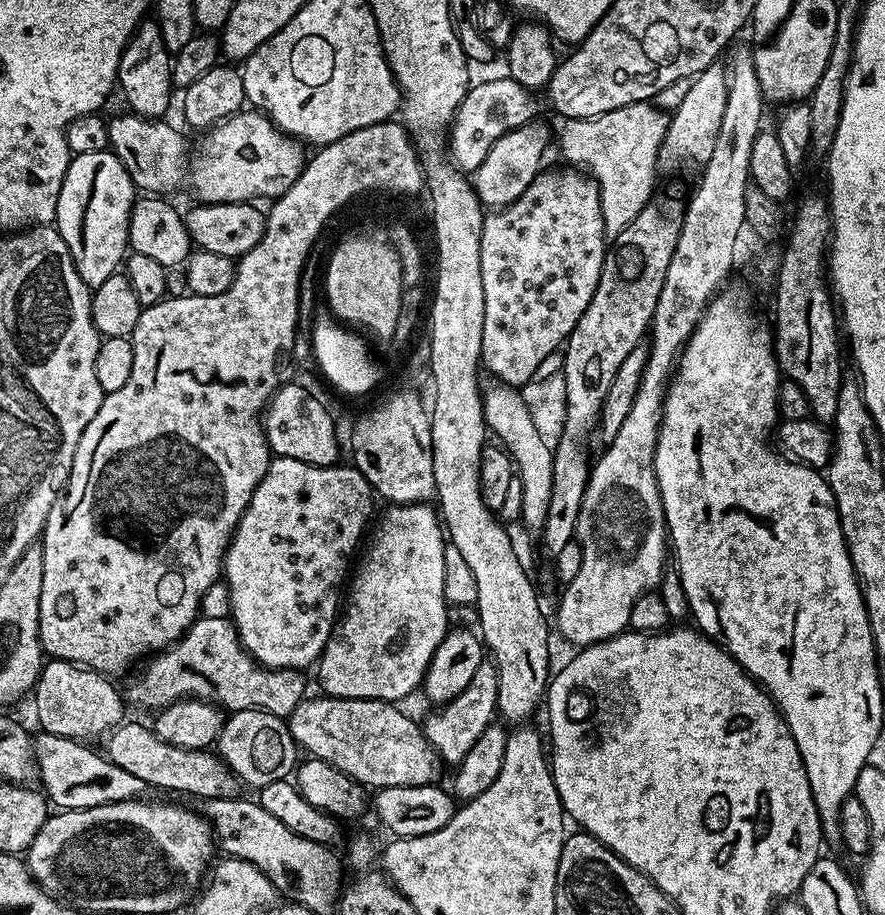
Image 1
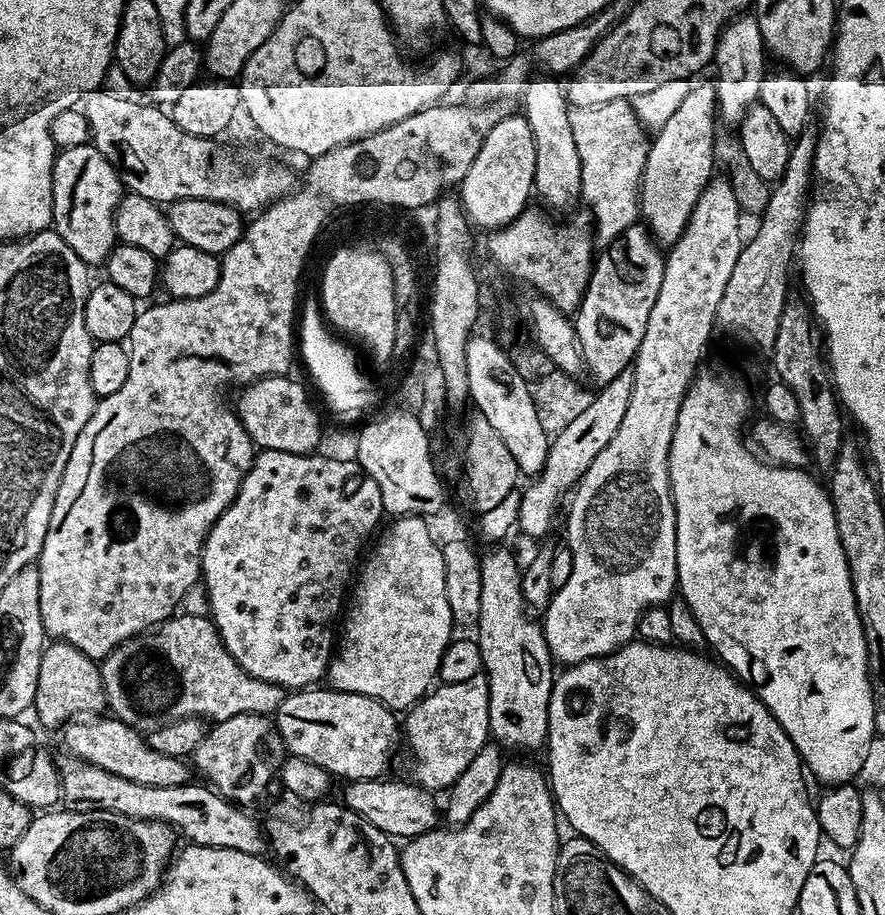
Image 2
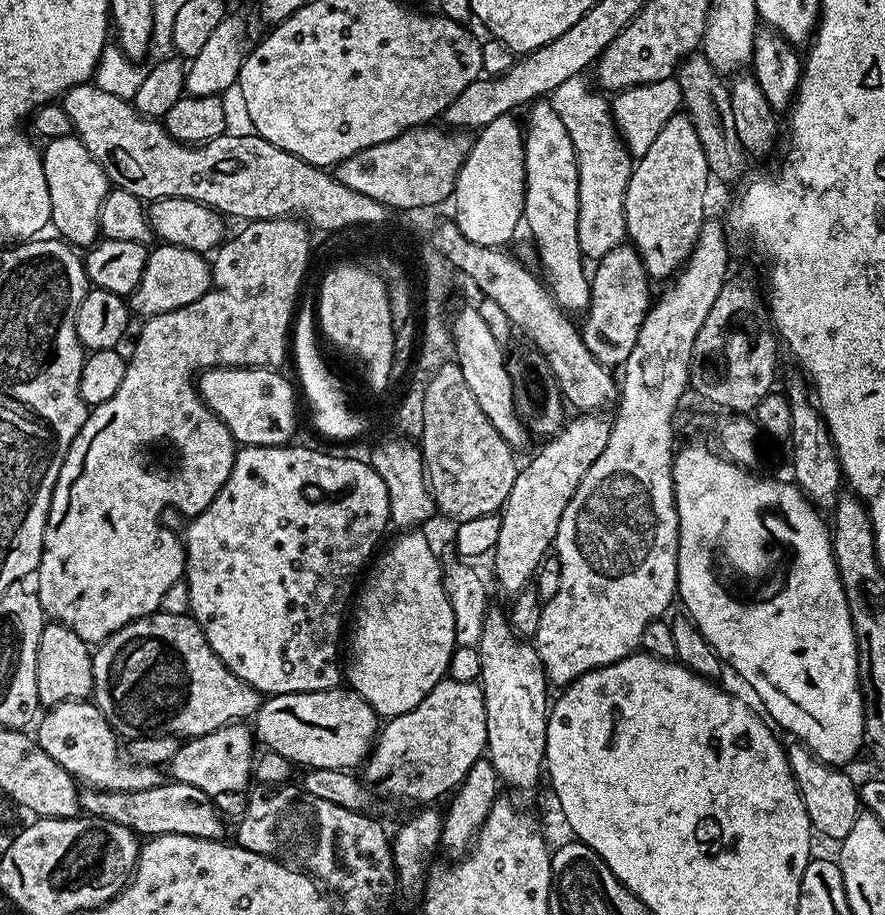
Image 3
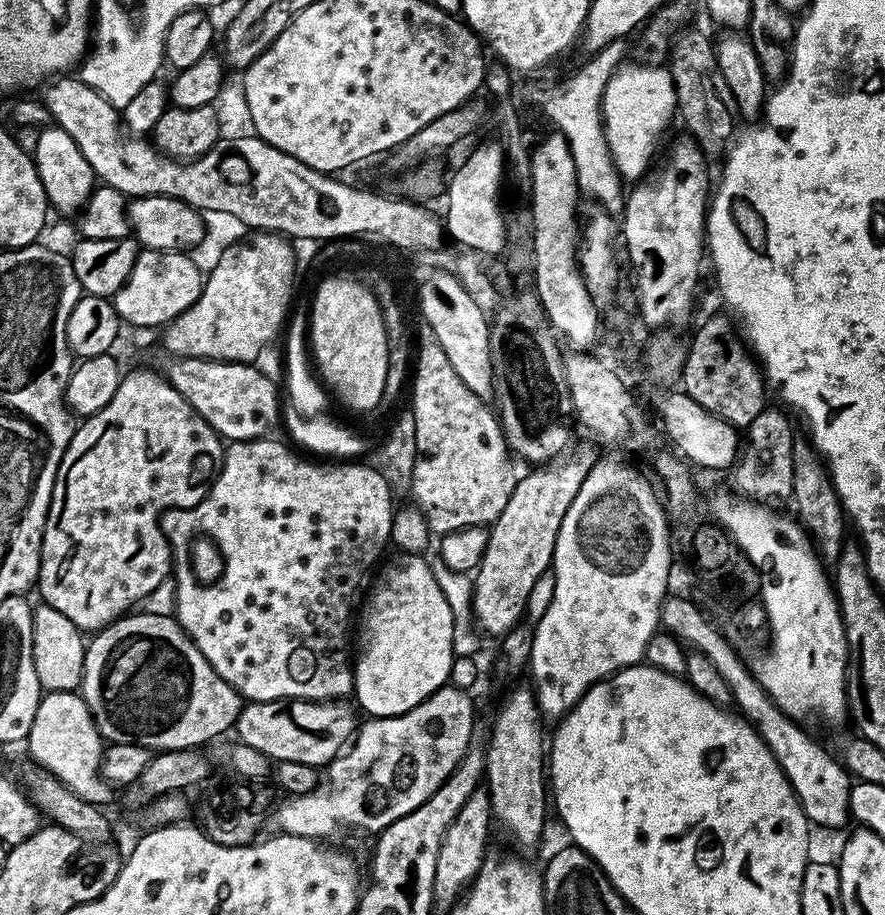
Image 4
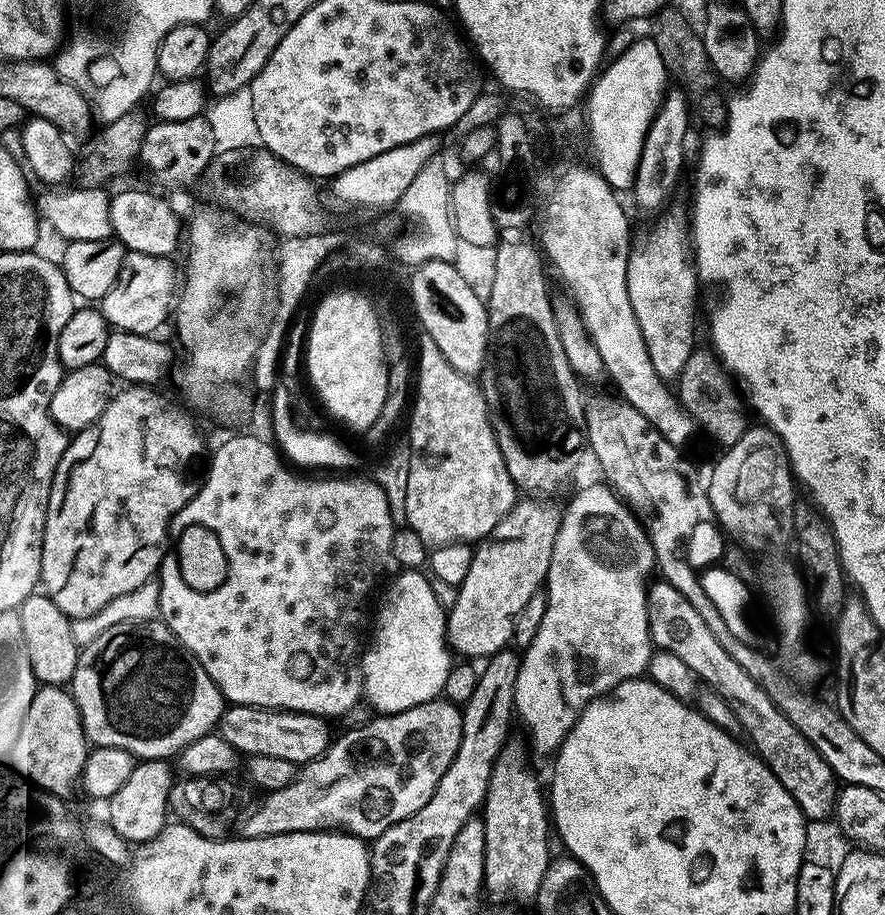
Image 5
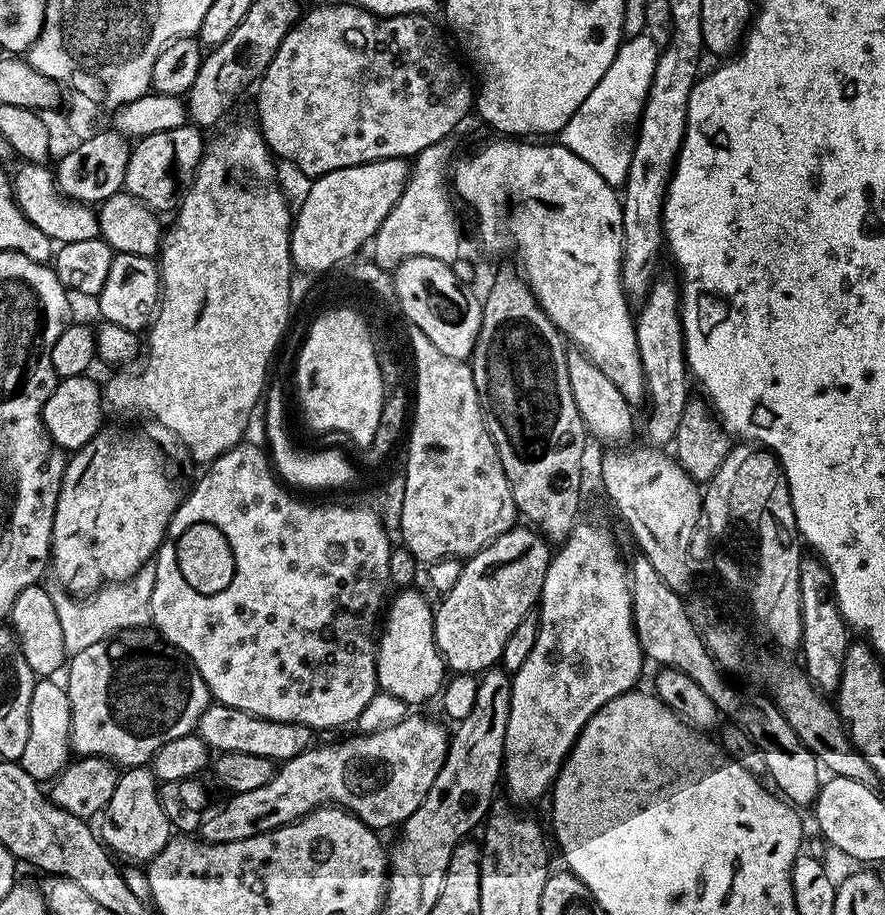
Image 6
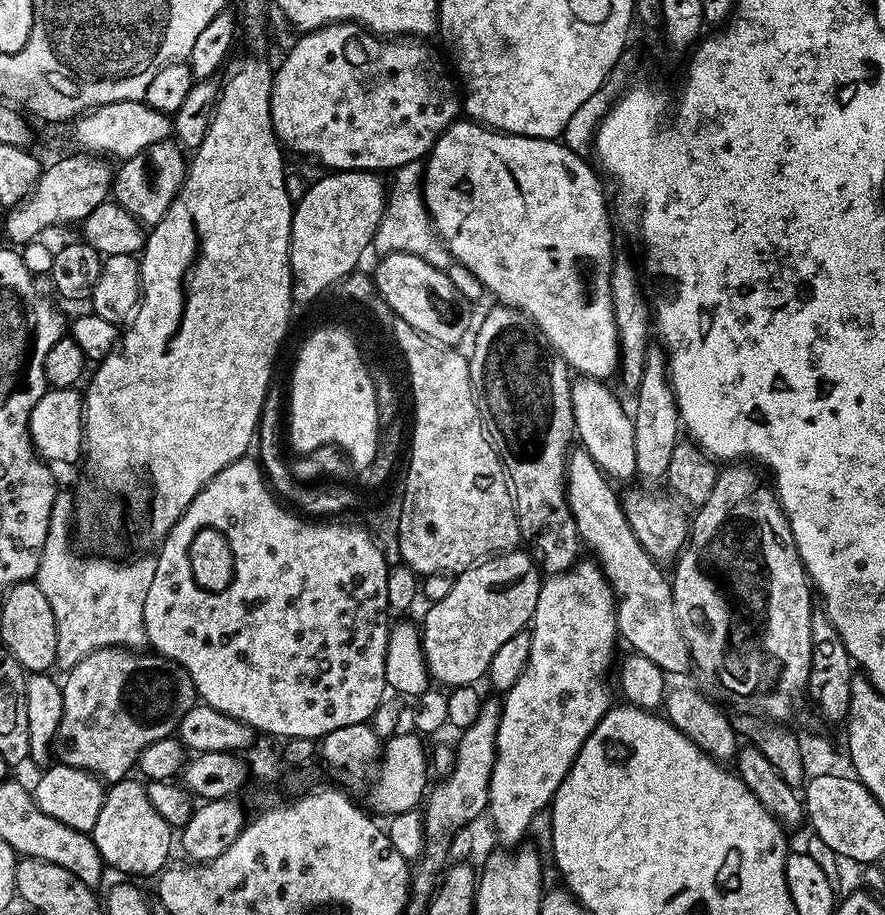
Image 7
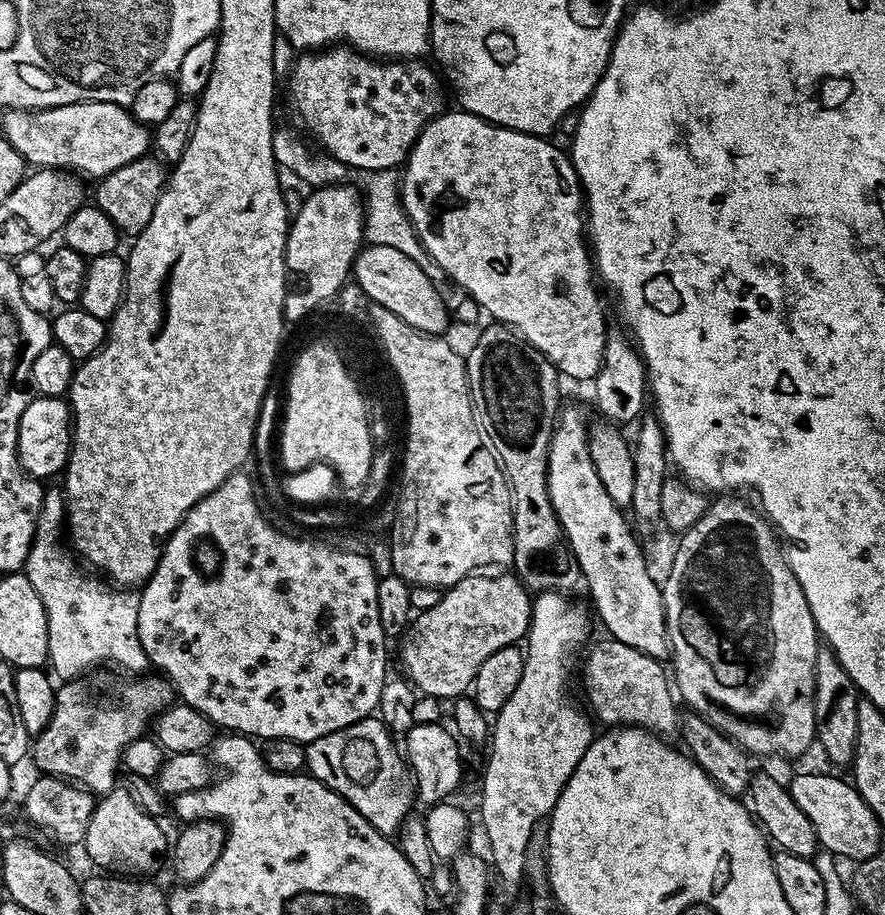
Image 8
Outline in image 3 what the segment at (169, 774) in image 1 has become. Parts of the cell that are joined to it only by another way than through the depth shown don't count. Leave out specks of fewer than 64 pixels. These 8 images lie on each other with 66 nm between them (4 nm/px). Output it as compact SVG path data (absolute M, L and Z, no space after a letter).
M67 700L49 707L44 717L39 717L34 728L36 741L75 778L81 785L98 788L102 792L133 792L150 790L162 783L159 767L129 762L122 755L122 744L116 731L106 722L106 718L88 700Z

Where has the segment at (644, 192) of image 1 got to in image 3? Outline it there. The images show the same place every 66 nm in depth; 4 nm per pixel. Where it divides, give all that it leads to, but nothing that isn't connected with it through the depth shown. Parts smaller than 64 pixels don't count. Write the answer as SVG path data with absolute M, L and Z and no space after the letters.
M583 75L566 78L562 86L550 94L550 103L566 125L566 134L574 142L578 158L578 242L580 254L589 261L600 260L610 250L625 243L628 227L624 217L626 186L634 167L633 157L621 139L613 120L610 100L603 91L592 92Z

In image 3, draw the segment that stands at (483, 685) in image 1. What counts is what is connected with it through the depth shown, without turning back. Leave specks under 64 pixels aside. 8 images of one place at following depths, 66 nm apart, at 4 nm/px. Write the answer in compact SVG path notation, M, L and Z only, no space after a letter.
M443 678L437 682L434 688L430 690L413 709L406 710L405 713L391 717L385 724L388 725L386 725L385 728L383 725L383 727L379 729L376 743L373 744L372 750L368 754L368 759L363 765L362 779L365 784L375 789L379 795L381 792L382 795L393 796L396 800L436 800L439 796L445 795L444 797L447 797L449 793L460 785L462 778L466 778L466 770L470 770L470 766L474 766L474 762L485 755L488 746L486 742L486 702L484 701L484 692L475 680L458 682L451 678Z

